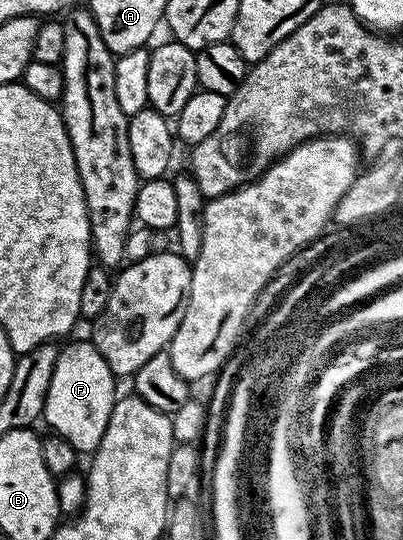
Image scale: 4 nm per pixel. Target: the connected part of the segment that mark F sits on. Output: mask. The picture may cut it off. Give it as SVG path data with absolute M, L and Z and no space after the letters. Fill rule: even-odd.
M94 341L71 342L60 349L53 376L49 380L49 392L45 396L42 421L52 435L64 438L77 452L93 452L101 444L101 436L105 436L105 428L109 424L109 416L117 401L115 394L117 377L105 364L105 358L95 347Z

